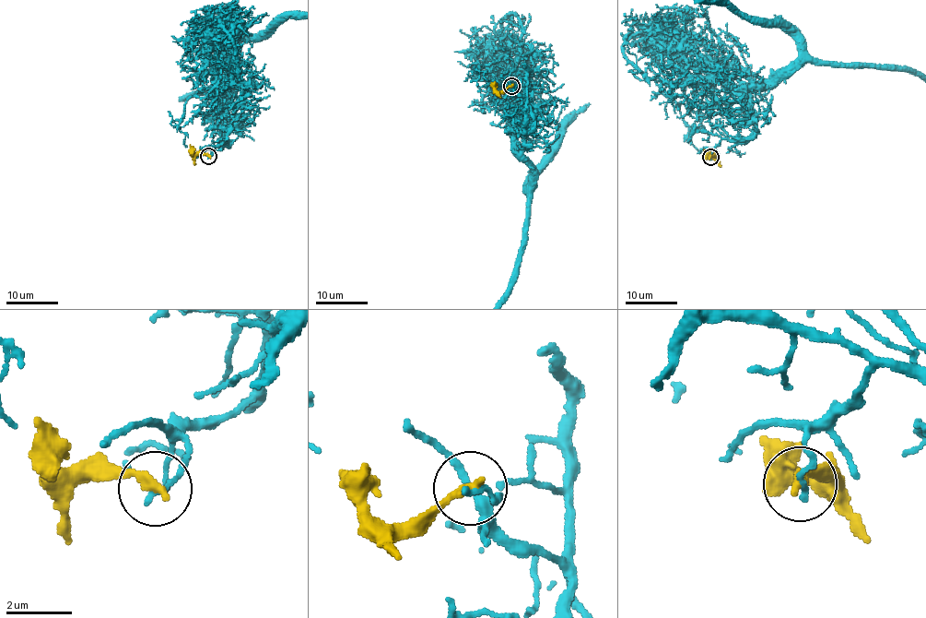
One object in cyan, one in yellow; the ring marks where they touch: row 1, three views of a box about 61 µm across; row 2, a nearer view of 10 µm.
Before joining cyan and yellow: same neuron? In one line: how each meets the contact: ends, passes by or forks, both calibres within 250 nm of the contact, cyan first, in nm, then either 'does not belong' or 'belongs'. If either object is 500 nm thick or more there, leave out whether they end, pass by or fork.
cyan ends; yellow ends; calibres 170 and 320 nm; does not belong

